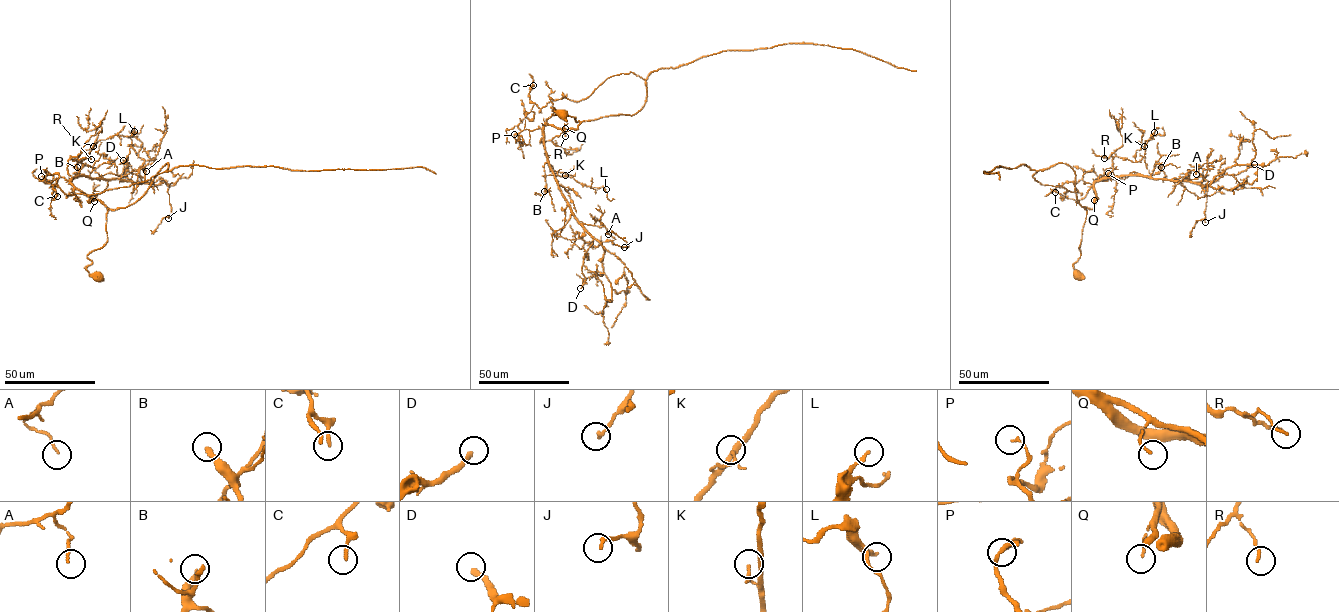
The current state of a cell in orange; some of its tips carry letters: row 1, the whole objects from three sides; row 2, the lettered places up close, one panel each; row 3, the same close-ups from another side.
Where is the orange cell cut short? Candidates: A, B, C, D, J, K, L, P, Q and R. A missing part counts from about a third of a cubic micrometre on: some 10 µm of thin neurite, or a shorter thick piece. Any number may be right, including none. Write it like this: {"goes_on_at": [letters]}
{"goes_on_at": ["B", "D"]}

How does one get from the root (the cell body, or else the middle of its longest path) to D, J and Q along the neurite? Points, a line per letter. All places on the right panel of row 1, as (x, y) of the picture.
D: (1076, 275), (1073, 264), (1080, 255), (1086, 208), (1094, 206), (1096, 182), (1147, 176), (1209, 185), (1254, 164)
J: (1076, 275), (1073, 264), (1096, 182), (1136, 176), (1207, 183), (1205, 222)
Q: (1076, 275), (1073, 264), (1080, 255), (1086, 208), (1092, 208), (1094, 200)

